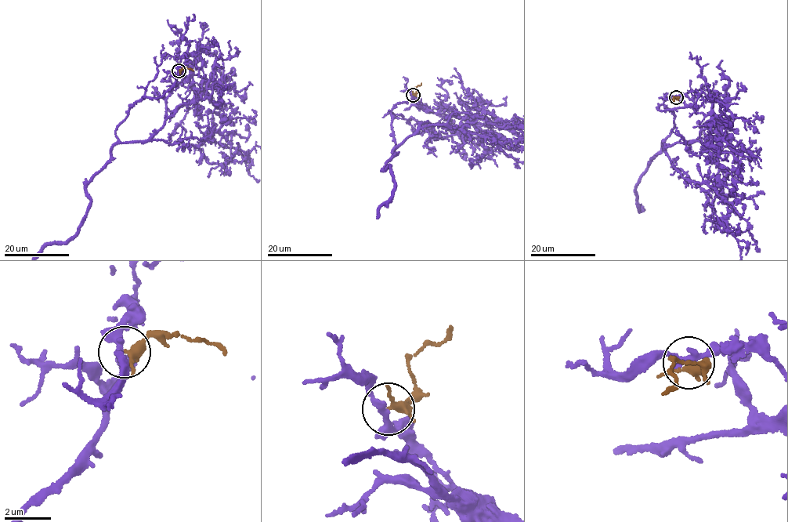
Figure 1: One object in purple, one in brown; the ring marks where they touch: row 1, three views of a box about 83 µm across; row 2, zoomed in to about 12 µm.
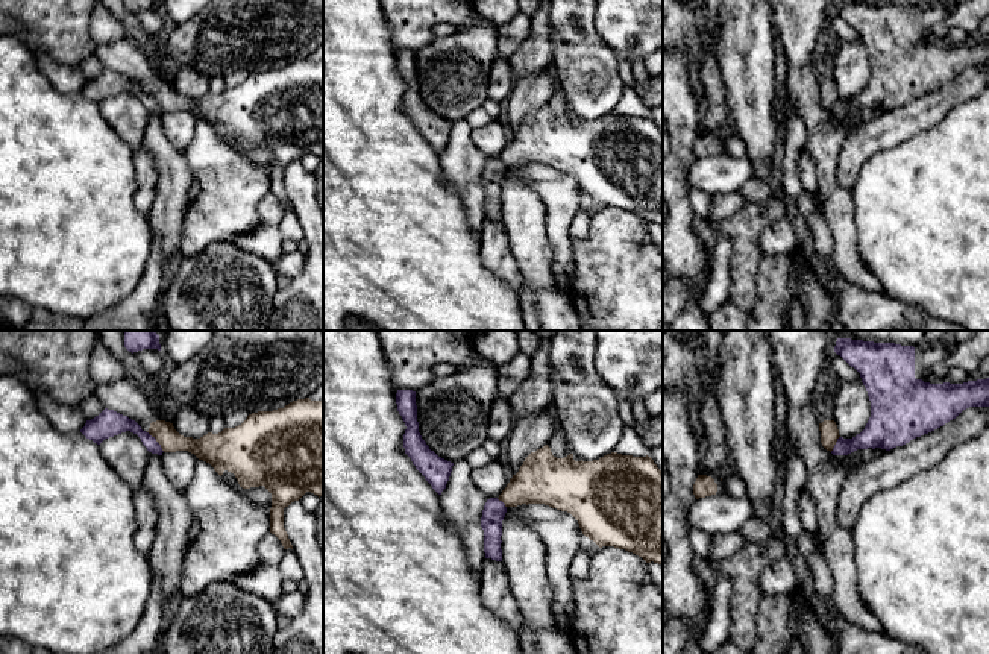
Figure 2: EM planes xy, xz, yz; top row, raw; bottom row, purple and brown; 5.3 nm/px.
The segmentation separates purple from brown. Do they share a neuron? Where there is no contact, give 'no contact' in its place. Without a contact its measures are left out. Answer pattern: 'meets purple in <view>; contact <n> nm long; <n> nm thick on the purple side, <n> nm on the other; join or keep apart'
meets purple in xy; contact 140 nm long; 120 nm thick on the purple side, 120 nm on the other; keep apart

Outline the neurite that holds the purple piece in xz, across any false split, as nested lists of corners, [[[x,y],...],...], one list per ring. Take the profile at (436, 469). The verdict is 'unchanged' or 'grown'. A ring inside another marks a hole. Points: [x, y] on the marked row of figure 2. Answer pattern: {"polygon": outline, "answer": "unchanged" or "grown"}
{"polygon": [[[397,390],[396,404],[407,426],[403,434],[405,454],[432,489],[441,495],[449,481],[454,463],[438,457],[422,439],[417,422],[416,391]]], "answer": "unchanged"}

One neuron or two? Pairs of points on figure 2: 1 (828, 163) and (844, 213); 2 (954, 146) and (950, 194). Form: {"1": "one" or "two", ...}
{"1": "one", "2": "one"}

